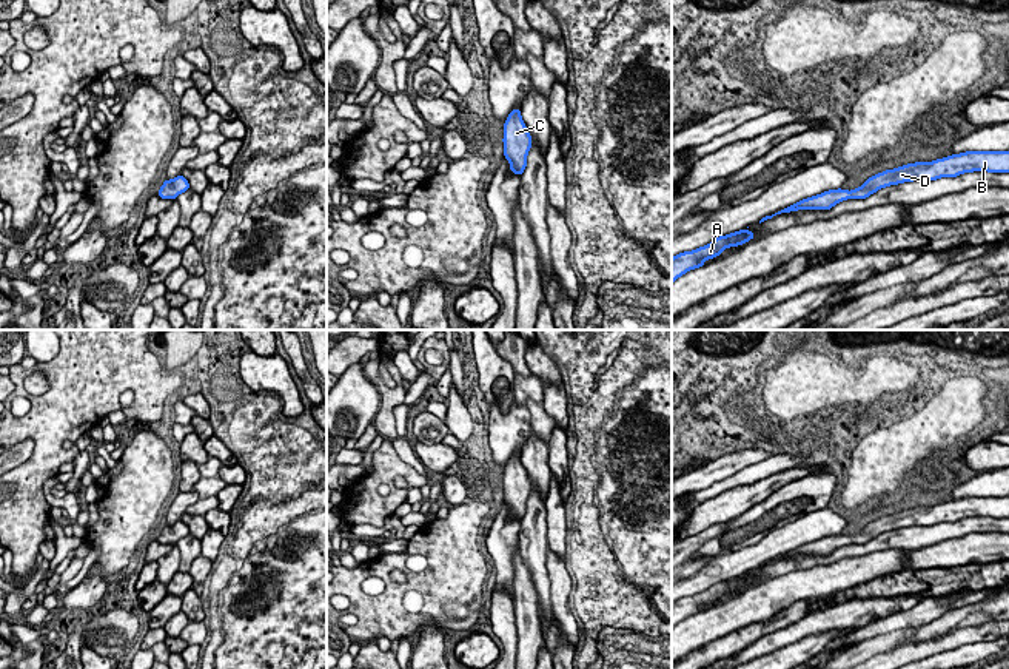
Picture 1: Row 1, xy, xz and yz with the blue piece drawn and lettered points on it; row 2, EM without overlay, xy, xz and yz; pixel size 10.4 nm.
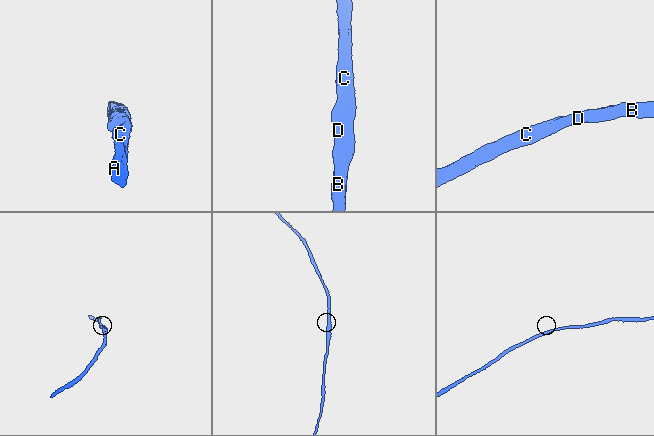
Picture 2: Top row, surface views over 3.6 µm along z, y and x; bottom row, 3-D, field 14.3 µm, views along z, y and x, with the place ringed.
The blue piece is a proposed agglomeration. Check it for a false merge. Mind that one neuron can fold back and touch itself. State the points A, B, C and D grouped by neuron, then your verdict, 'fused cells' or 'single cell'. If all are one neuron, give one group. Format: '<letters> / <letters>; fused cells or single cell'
A B C D; single cell

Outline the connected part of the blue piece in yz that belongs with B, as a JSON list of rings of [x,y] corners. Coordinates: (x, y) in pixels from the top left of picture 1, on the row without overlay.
[[[967,496],[954,499],[934,507],[909,509],[895,515],[887,515],[869,523],[860,533],[853,536],[830,535],[818,541],[804,544],[784,555],[775,556],[759,566],[764,567],[783,558],[796,555],[830,555],[846,544],[866,544],[880,533],[912,526],[935,526],[940,523],[955,523],[963,518],[989,516],[1009,518],[1009,496]]]

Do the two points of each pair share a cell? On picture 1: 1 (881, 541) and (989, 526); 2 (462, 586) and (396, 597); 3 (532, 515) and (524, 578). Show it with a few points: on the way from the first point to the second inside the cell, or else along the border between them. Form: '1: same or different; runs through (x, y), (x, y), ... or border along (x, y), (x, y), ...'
1: same; runs through (908, 538), (963, 527)
2: same; runs through (445, 589), (429, 589), (422, 595), (413, 595)
3: different; border along (518, 544), (518, 552), (538, 598)

